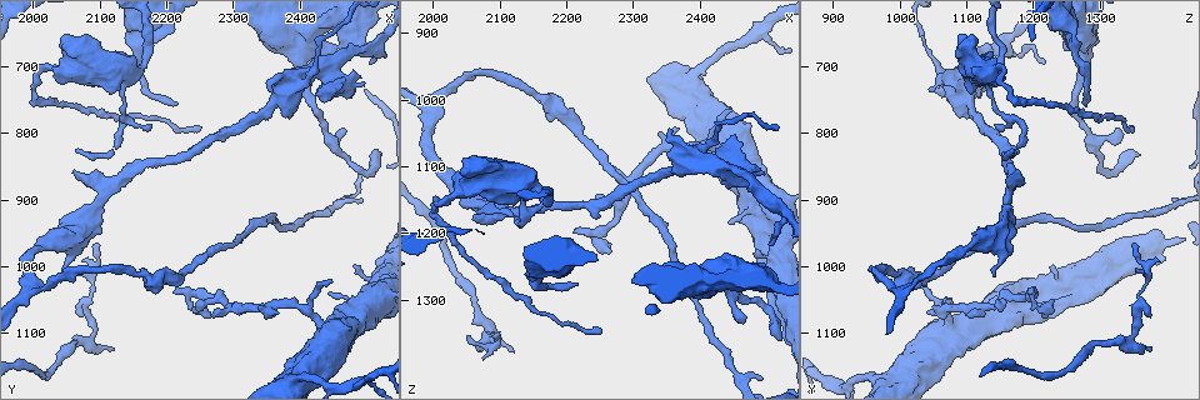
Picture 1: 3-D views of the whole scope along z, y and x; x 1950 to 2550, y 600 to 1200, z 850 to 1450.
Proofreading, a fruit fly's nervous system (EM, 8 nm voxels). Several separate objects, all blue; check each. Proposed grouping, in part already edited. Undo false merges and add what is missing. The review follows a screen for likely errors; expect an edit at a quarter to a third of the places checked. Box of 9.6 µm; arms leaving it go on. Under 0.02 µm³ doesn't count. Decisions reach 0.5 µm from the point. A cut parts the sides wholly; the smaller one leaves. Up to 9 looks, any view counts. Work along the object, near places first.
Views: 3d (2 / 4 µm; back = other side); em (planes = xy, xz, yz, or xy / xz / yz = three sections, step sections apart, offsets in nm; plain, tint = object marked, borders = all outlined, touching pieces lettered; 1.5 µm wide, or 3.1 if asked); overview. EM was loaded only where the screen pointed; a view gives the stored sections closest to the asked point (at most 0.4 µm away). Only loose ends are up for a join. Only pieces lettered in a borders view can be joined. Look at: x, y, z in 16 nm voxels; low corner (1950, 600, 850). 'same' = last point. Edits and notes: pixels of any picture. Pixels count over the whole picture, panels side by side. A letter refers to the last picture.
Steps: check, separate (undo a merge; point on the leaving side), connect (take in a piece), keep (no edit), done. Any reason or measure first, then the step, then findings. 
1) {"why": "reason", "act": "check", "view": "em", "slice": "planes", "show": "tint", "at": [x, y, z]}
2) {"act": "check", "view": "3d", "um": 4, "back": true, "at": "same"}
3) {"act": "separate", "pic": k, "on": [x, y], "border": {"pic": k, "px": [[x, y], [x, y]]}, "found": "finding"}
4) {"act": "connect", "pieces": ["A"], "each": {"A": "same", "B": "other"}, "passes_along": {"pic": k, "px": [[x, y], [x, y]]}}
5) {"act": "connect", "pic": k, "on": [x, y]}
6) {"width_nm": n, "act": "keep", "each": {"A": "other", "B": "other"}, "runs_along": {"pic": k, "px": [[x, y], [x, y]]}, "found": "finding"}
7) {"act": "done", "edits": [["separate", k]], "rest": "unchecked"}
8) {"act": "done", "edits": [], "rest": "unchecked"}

{"why": "a narrow waist", "act": "check", "view": "3d", "um": 4, "at": [2090, 1100, 1350]}

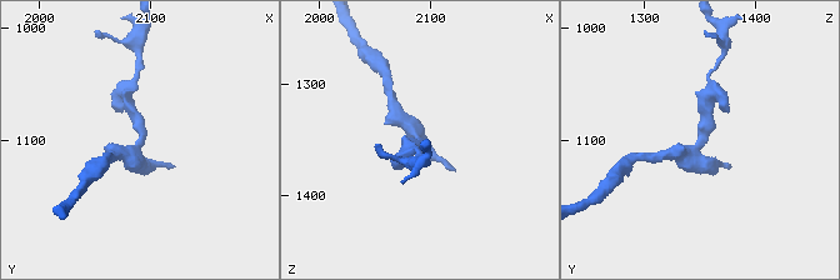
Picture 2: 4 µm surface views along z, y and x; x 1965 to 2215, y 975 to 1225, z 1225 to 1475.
{"act": "check", "view": "em", "slice": "yz", "step": 4, "show": "tint", "at": [2092, 1098, 1350]}

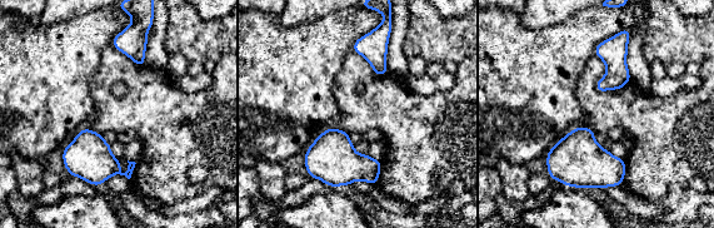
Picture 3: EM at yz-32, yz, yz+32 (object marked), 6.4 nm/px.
{"act": "check", "view": "em", "slice": "planes", "show": "borders", "at": "same"}

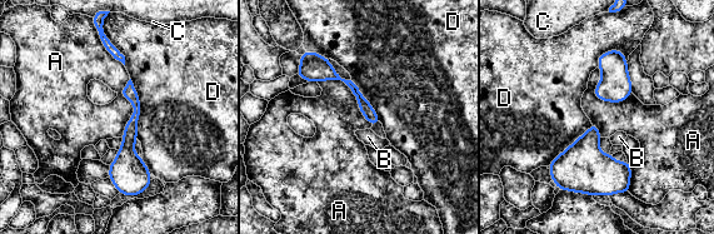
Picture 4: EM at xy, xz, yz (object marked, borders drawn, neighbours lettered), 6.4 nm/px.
{"width_nm": 90, "longest_contact_nm": ["A", 460], "act": "keep", "each": {"A": "other", "B": "other", "C": "other", "D": "other"}, "found": "continuous, no second neuron"}

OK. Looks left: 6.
{"why": "sudden change in width", "act": "check", "view": "em", "slice": "xz", "step": 4, "show": "plain", "at": [2385, 725, 1090]}

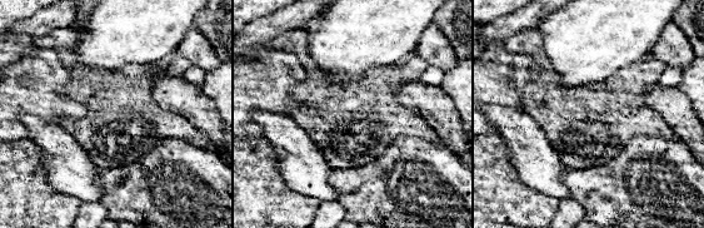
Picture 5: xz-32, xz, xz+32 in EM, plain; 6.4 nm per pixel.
{"act": "check", "view": "em", "slice": "xz", "step": 4, "show": "tint", "at": "same"}

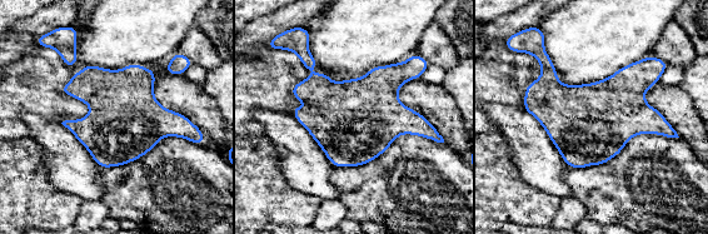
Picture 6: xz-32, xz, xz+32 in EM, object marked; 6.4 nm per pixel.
{"why": "see the neighbours", "act": "check", "view": "em", "slice": "xz", "step": 4, "show": "borders", "at": "same"}

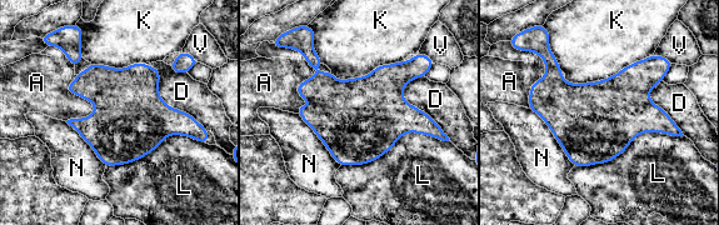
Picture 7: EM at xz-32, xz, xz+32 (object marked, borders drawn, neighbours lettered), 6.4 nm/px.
{"act": "keep", "each": {"A": "other", "D": "other", "K": "other", "L": "other", "N": "other", "V": "other"}, "border": {"pic": 7, "px": [[75, 75], [94, 110], [66, 121]]}, "found": "continuous, no second neuron"}

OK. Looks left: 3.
{"why": "branch stops here", "act": "check", "view": "em", "slice": "planes", "show": "plain", "at": [2135, 675, 1135]}

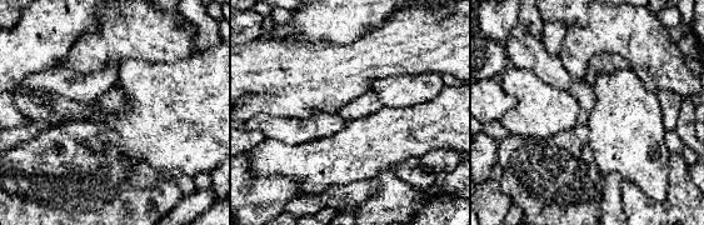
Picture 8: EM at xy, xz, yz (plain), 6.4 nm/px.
{"act": "check", "view": "em", "slice": "planes", "show": "borders", "at": "same"}

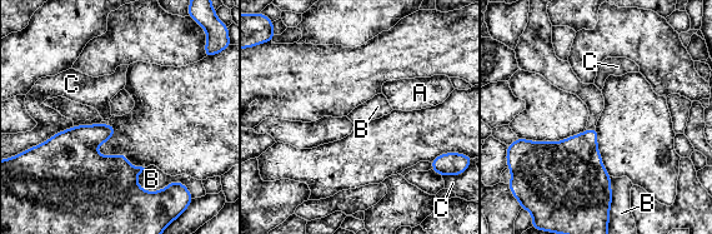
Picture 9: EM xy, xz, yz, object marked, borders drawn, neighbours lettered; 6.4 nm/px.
{"act": "keep", "each": {"A": "other", "B": "other", "C": "other"}, "border": {"pic": 9, "px": [[136, 177], [146, 190], [180, 182]]}, "found": "none of them fits"}

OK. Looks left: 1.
{"why": "sudden change in width", "act": "check", "view": "em", "slice": "planes", "show": "borders", "at": [2220, 1010, 1050]}

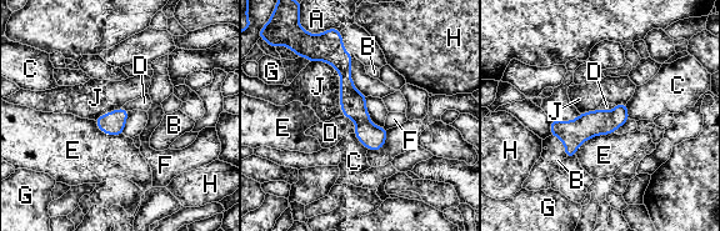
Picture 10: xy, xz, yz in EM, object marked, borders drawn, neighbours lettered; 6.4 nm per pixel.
{"width_nm": 150, "act": "keep", "each": {"A": "other", "B": "other", "C": "other", "D": "other", "E": "other", "F": "other", "G": "other", "H": "other", "J": "other"}, "found": "continuous, no second neuron"}

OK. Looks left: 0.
{"act": "done", "edits": [], "rest": "unchecked"}

